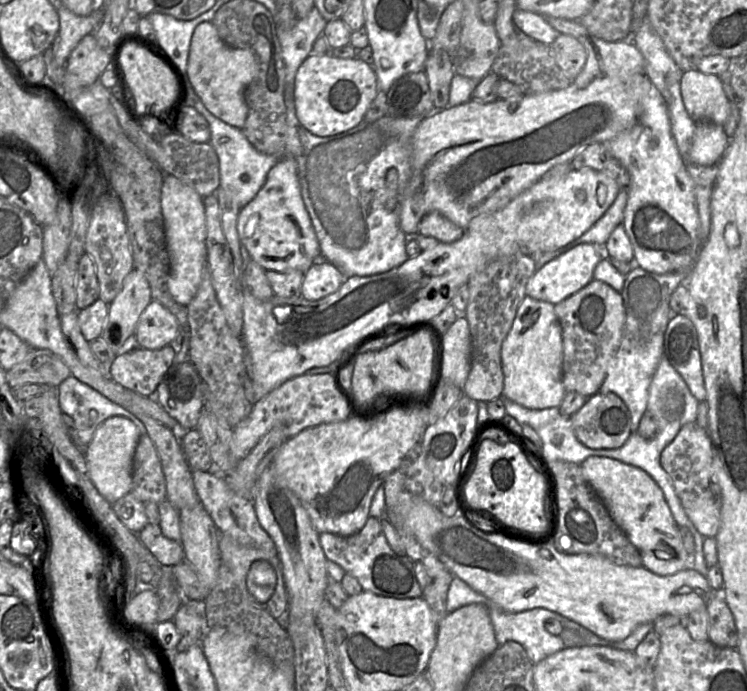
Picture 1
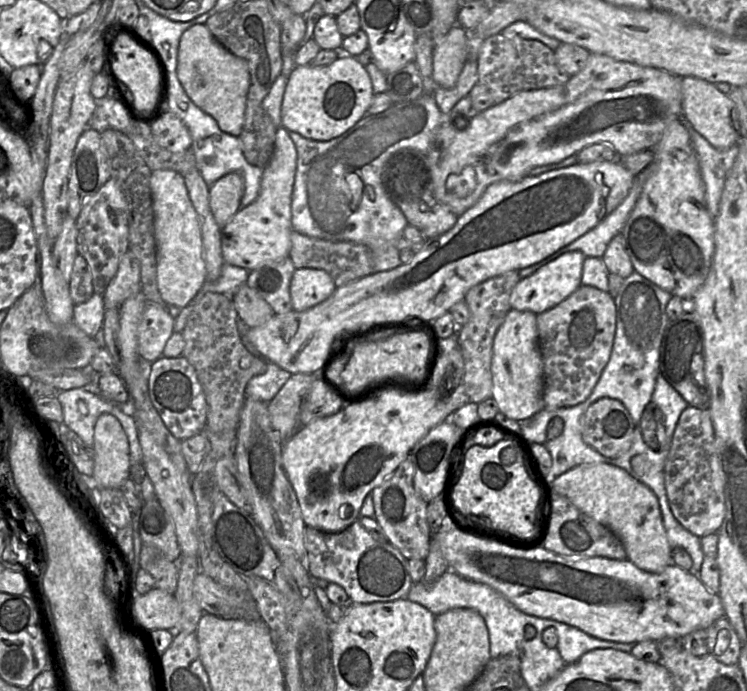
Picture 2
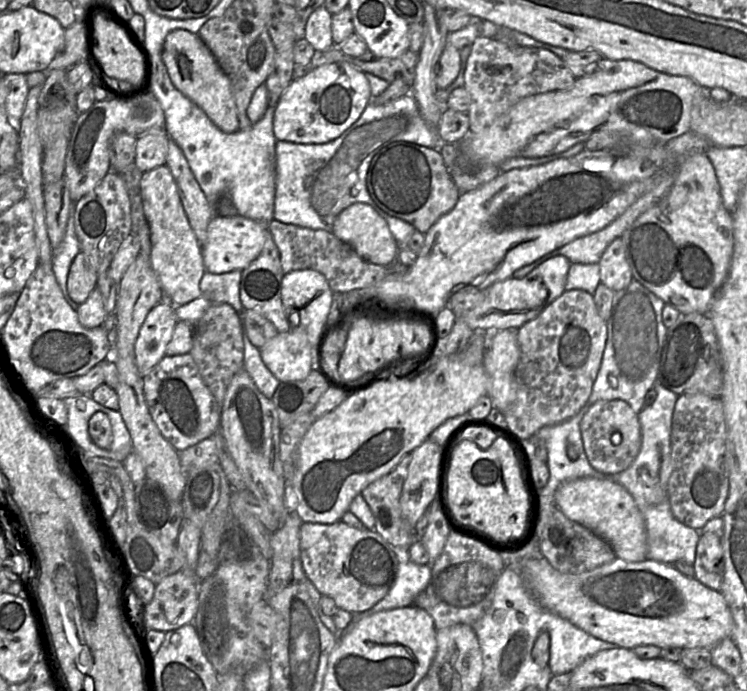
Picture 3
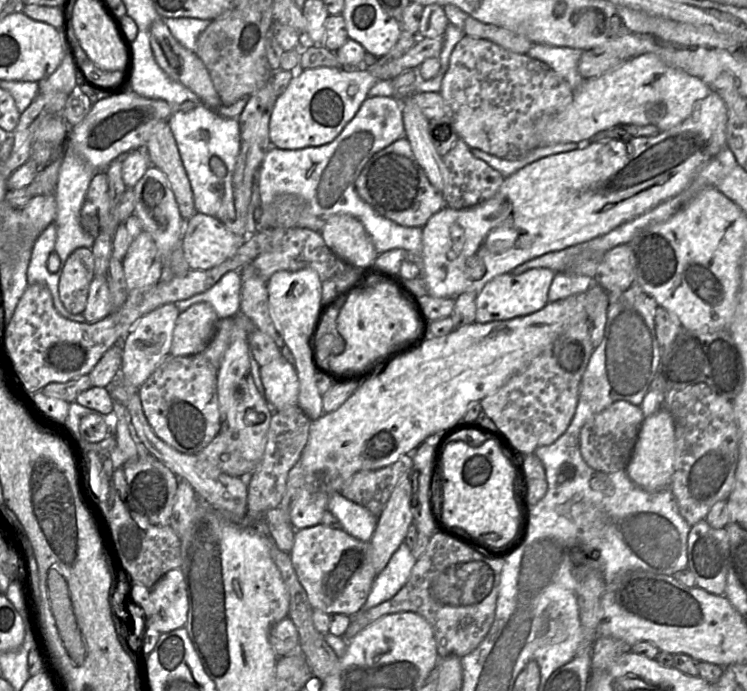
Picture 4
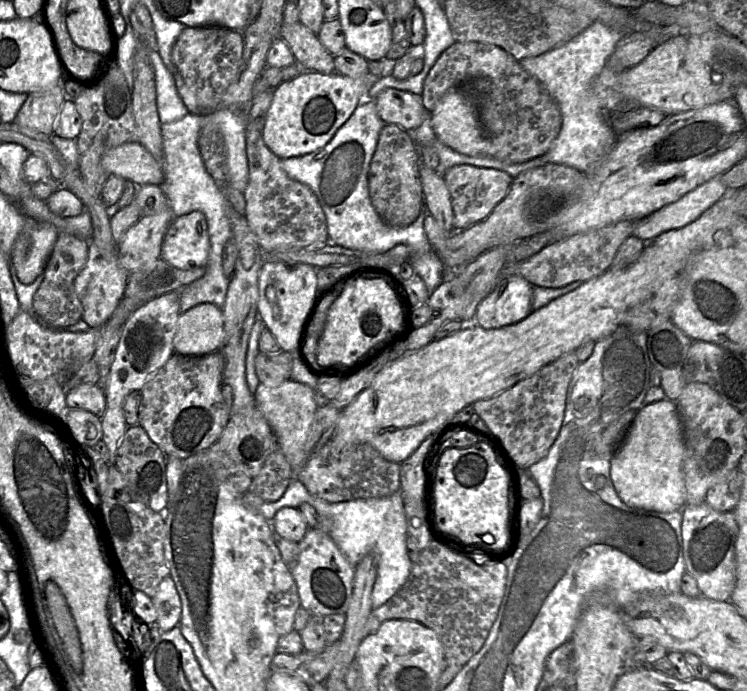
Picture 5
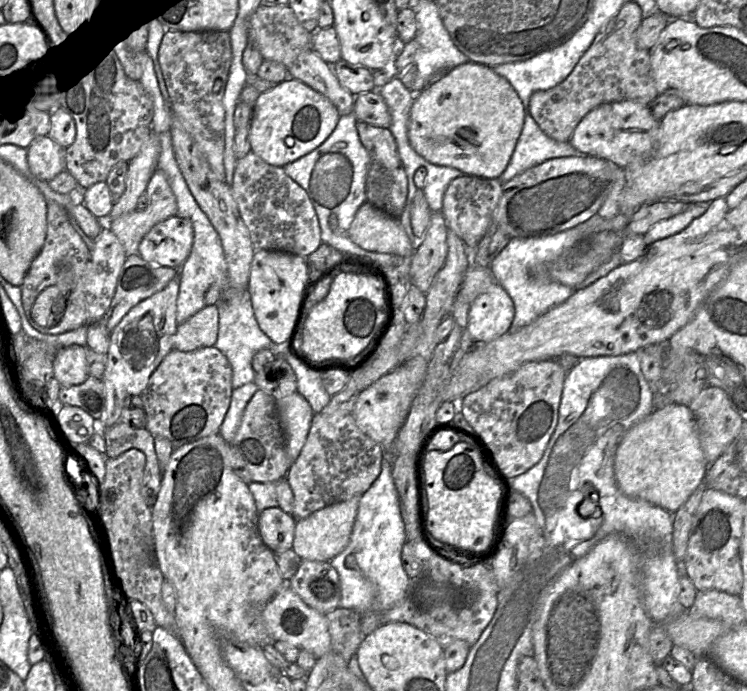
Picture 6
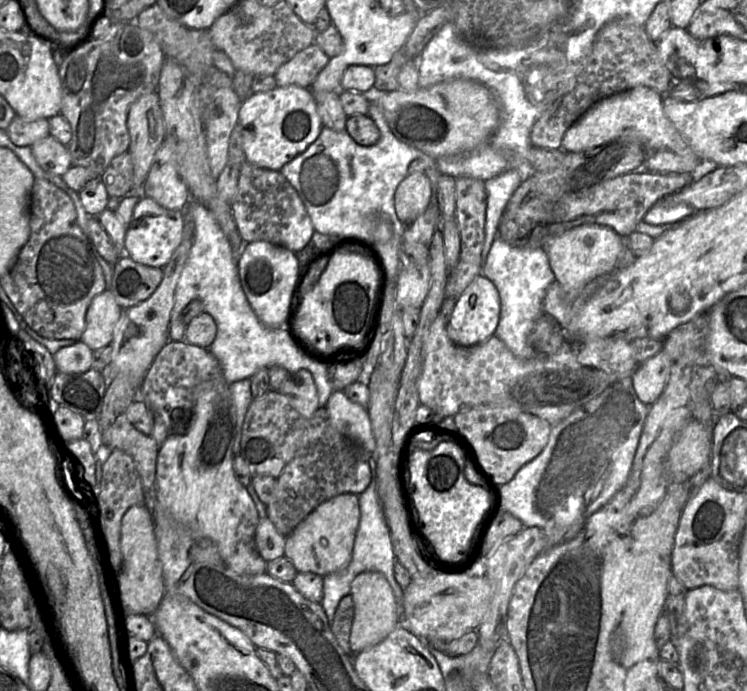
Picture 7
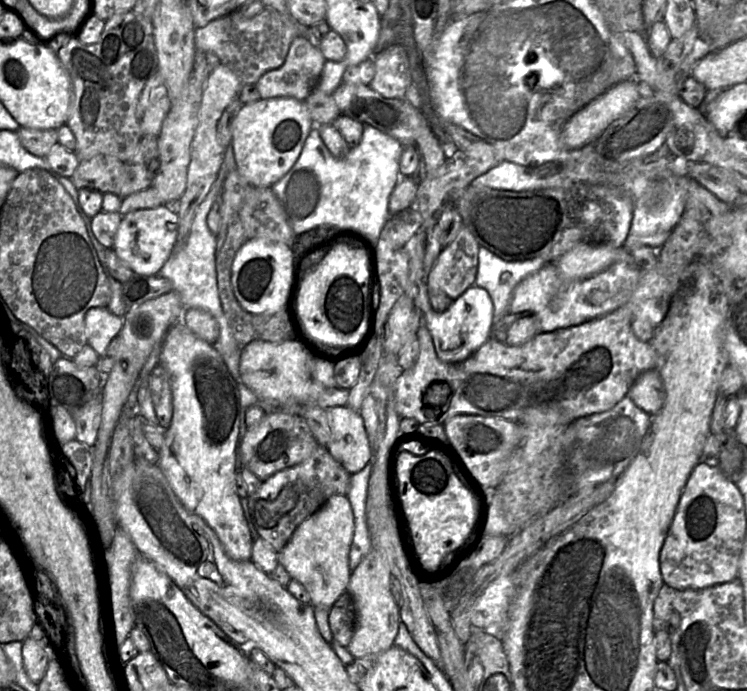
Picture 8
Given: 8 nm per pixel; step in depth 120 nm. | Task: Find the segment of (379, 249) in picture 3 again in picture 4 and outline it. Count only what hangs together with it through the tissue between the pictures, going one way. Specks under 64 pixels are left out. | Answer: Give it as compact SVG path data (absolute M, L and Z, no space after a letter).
M348 214L333 215L320 233L325 244L346 263L359 268L375 266L378 252L357 218Z

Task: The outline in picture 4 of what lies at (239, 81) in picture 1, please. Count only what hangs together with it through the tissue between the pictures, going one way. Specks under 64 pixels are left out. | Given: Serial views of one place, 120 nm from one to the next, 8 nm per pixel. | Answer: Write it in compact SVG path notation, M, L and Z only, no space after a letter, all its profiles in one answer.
M162 21L152 23L150 27L150 45L158 65L171 79L189 88L205 106L215 110L222 105L210 74L202 60L194 51L184 48Z

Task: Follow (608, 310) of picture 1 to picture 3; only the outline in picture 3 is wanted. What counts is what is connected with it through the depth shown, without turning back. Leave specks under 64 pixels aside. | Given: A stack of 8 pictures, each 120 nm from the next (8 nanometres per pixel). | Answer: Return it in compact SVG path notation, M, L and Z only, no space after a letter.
M573 289L515 331L520 349L517 397L503 414L507 428L529 440L541 428L575 416L588 401L607 342L607 321L600 317L592 294Z

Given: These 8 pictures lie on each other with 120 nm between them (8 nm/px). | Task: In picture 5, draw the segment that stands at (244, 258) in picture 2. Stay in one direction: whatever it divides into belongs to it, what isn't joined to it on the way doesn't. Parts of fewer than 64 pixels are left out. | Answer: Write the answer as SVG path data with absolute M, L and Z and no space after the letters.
M201 211L174 218L162 244L160 258L175 268L205 267L210 252L206 217Z

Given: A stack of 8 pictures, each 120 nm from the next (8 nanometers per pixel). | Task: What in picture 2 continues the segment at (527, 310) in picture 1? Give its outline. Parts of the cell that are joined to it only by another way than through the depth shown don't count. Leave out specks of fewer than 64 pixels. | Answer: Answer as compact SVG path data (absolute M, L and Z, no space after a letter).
M511 309L497 330L492 349L492 398L506 417L521 421L545 407L543 360L539 348L537 314Z

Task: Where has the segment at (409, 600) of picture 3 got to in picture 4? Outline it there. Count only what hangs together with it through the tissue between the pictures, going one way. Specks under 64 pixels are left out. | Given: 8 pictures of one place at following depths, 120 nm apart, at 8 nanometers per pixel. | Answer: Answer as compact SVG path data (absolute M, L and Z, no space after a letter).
M403 542L394 552L386 567L376 576L360 611L369 610L393 598L409 580L416 560L406 543Z

